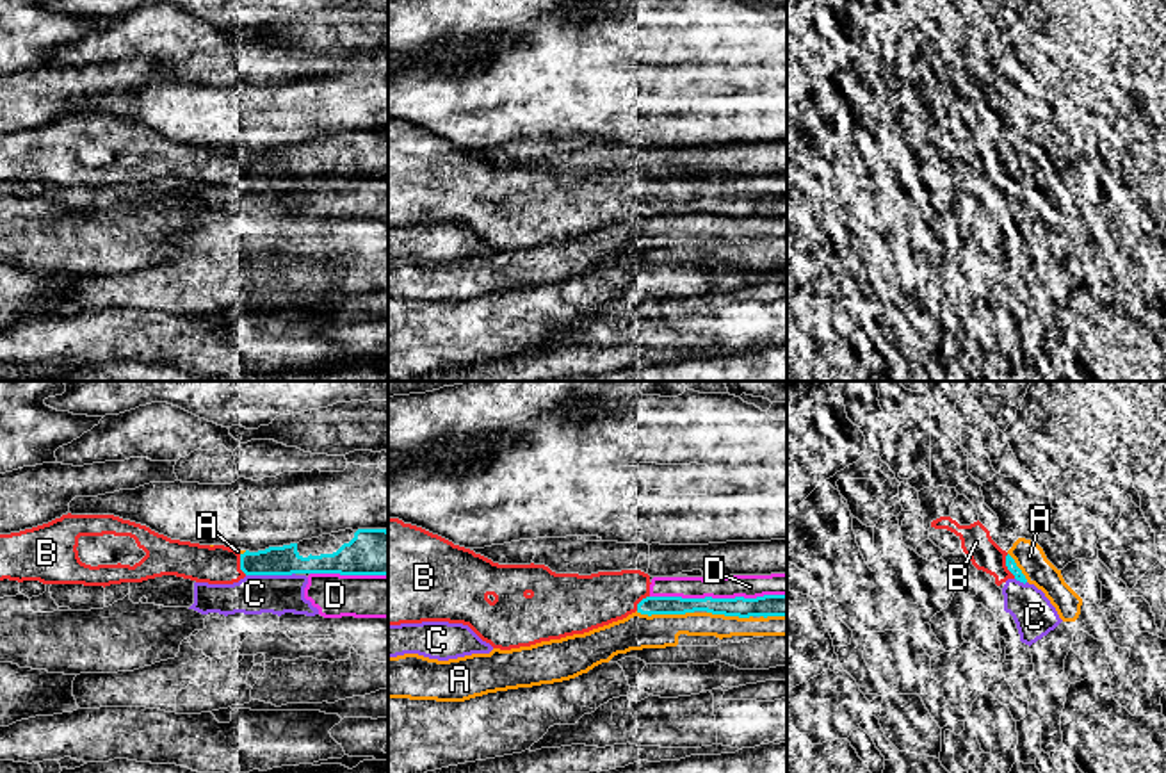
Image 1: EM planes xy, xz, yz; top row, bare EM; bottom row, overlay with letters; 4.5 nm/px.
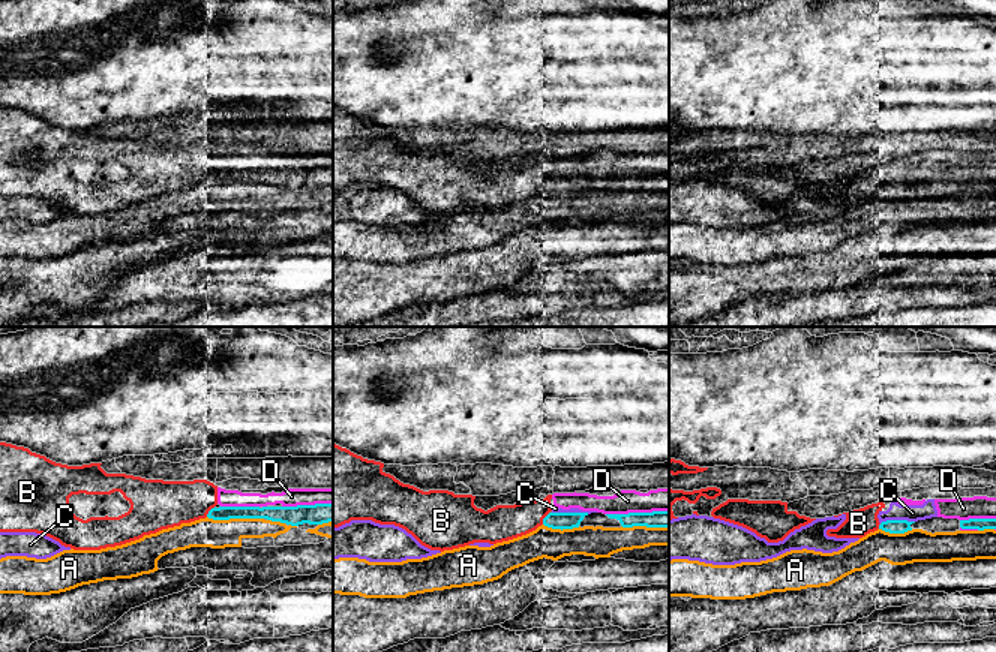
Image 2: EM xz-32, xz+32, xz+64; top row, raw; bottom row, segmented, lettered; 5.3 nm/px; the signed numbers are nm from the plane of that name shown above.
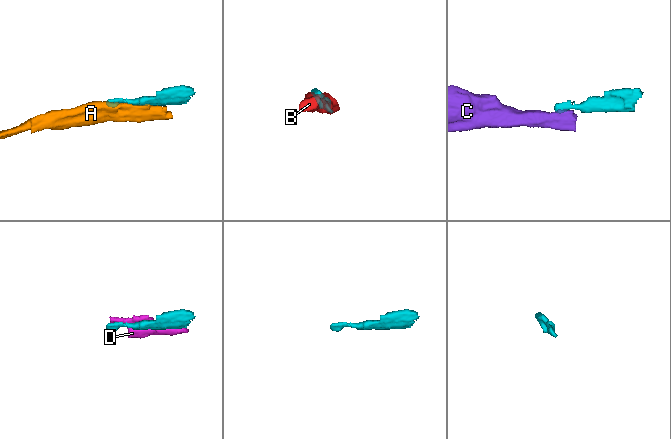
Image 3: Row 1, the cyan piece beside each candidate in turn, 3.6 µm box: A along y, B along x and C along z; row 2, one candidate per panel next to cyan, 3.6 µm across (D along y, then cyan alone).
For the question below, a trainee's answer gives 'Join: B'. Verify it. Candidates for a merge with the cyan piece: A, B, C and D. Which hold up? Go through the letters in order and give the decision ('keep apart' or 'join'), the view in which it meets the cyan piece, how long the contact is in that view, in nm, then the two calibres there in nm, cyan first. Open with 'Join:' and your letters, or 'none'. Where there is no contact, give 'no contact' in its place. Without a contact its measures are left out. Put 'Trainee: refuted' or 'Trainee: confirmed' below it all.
Join: B
A: keep apart | xz | 260 nm | 80/160 nm
B: join | yz | 120 nm | 50/140 nm
C: keep apart | xy | 220 nm | 130/180 nm
D: keep apart | xz | 600 nm | 100/110 nm
Trainee: confirmed

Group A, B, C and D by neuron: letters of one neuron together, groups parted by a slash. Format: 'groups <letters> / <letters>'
groups A / B / C D

